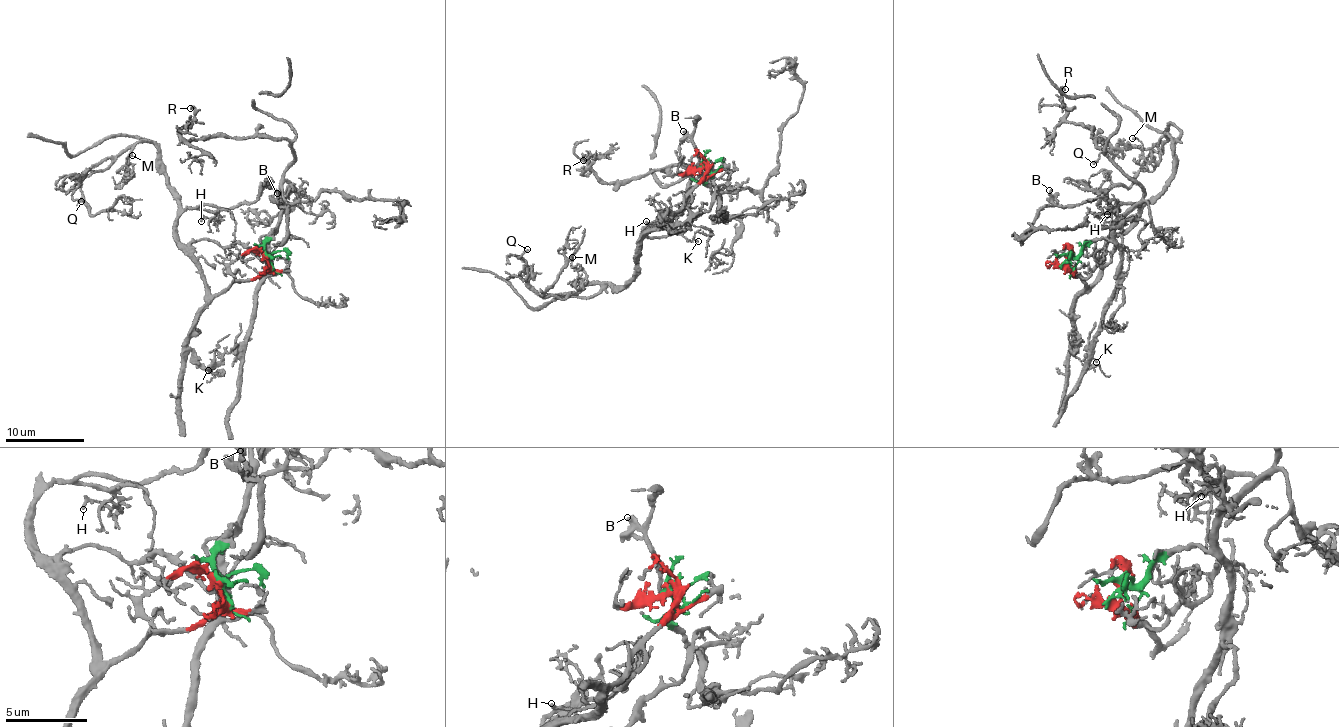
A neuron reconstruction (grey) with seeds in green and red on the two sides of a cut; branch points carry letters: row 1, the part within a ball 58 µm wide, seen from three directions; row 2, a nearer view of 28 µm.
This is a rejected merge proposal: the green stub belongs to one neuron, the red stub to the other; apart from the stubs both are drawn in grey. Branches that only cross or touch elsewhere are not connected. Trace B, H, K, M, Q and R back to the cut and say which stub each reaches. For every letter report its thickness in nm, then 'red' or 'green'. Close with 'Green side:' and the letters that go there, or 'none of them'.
B: 190 nm | red
H: 200 nm | red
K: 170 nm | red
M: 130 nm | red
Q: 140 nm | red
R: 170 nm | green
Green side: R

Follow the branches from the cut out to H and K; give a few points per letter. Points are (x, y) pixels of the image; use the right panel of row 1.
H: (1067, 259), (1067, 268), (1091, 286), (1111, 240), (1124, 235), (1138, 211), (1123, 204), (1114, 215), (1106, 214)
K: (1067, 259), (1067, 268), (1086, 284), (1074, 312), (1077, 344), (1075, 354), (1084, 364), (1089, 360), (1096, 362)

